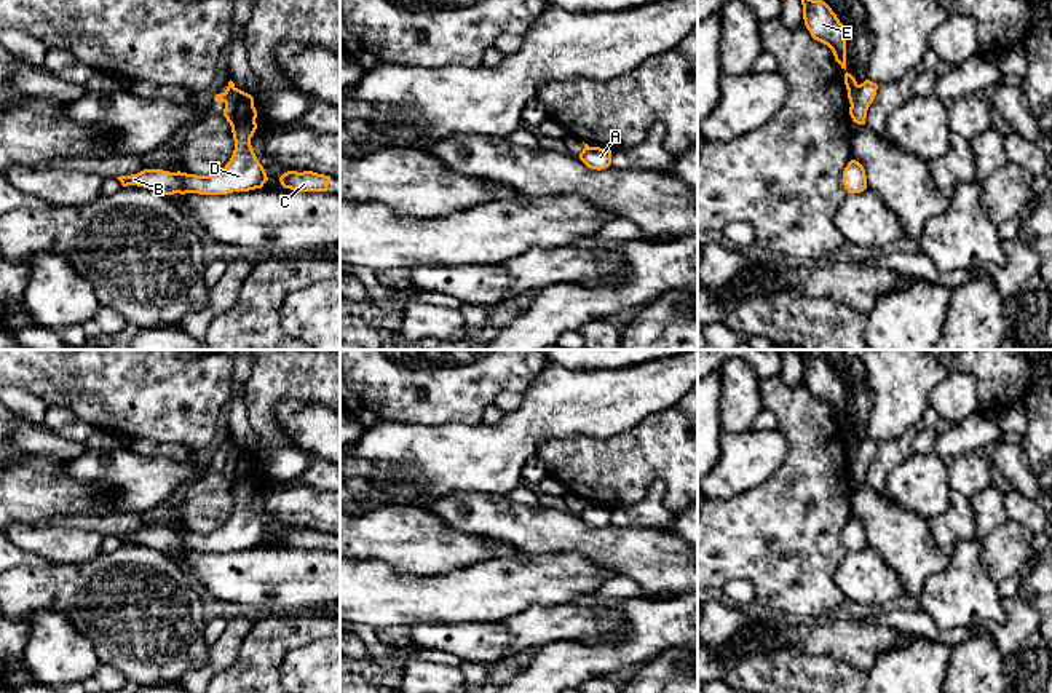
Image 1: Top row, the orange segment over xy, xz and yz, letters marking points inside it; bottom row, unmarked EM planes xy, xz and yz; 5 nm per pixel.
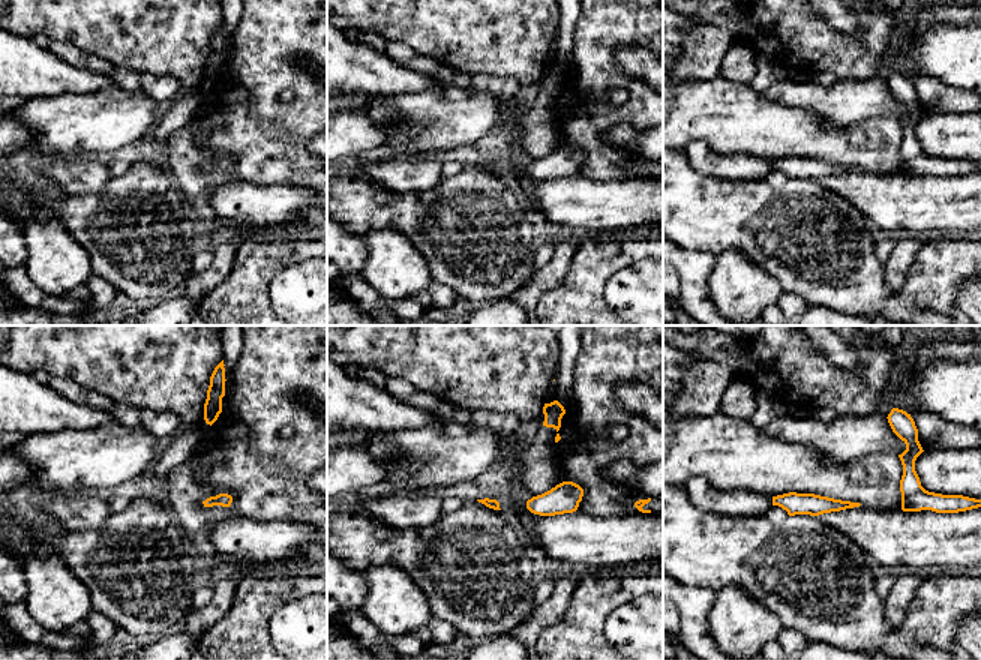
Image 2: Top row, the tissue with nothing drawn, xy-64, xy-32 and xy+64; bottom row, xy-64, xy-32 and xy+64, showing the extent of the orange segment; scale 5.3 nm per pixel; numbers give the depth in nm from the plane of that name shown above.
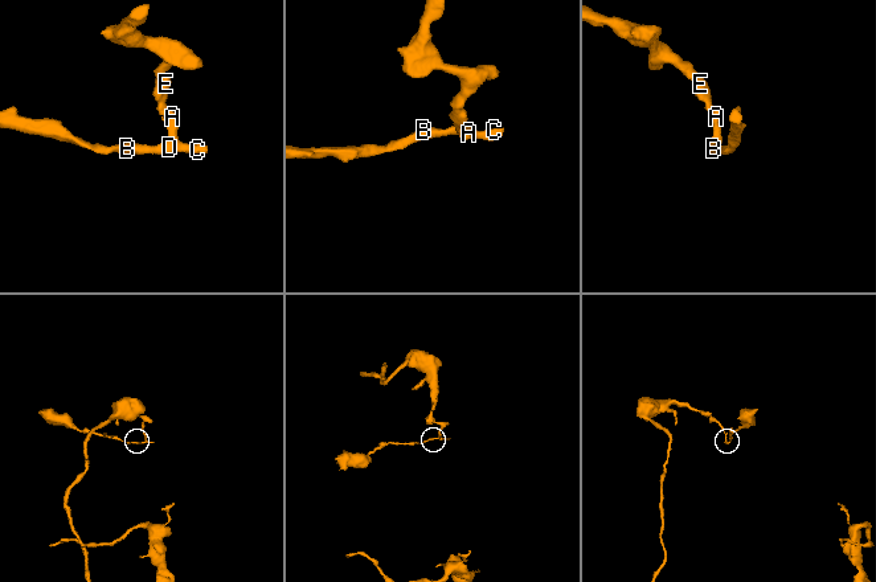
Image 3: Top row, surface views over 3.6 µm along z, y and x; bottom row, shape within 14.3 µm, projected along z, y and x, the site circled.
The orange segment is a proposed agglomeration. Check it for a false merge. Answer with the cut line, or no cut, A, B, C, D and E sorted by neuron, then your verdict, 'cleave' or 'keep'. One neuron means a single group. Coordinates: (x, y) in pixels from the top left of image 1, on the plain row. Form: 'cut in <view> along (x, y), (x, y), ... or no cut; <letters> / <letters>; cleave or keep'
cut in yz along (858, 443), (851, 462); A B C D / E; cleave

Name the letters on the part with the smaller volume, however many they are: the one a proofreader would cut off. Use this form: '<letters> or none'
A, B, C, D

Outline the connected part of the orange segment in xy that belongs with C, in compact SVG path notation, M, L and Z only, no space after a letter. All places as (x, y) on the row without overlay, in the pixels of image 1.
M287 529L279 535L284 546L295 549L327 549L330 533L318 532L313 529Z

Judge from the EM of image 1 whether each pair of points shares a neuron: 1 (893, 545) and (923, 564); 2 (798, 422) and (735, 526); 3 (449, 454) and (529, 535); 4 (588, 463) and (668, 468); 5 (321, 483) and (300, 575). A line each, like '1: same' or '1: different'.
1: same
2: same
3: different
4: same
5: different

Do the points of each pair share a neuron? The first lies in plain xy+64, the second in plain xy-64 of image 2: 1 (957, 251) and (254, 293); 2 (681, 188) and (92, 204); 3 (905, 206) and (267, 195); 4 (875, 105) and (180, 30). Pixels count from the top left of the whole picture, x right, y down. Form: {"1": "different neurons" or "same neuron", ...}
{"1": "same neuron", "2": "same neuron", "3": "same neuron", "4": "different neurons"}

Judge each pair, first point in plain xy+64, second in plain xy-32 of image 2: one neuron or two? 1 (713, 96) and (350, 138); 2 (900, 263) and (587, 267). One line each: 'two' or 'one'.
1: one
2: two

